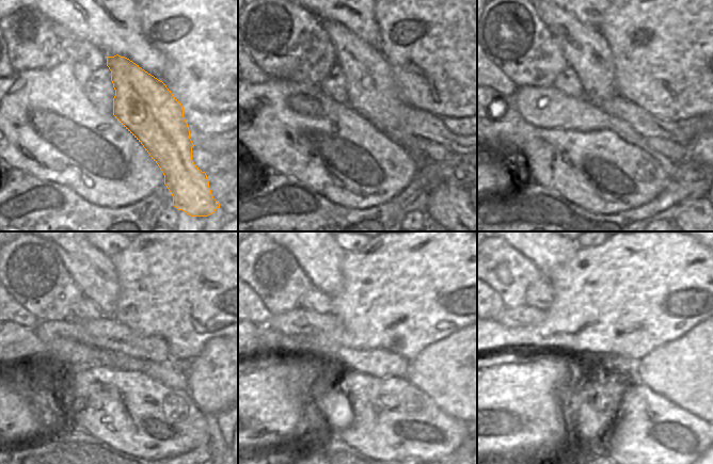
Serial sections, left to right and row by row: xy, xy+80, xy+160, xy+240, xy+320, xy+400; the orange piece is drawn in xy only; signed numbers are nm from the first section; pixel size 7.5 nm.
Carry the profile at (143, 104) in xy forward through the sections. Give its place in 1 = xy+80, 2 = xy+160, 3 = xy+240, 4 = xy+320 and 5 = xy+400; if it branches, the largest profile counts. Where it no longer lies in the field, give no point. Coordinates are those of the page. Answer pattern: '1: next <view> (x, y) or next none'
1: next xy+80 (369, 84)
2: next xy+160 (587, 52)
3: next xy+240 (94, 273)
4: next xy+320 (320, 257)
5: next xy+400 (548, 253)

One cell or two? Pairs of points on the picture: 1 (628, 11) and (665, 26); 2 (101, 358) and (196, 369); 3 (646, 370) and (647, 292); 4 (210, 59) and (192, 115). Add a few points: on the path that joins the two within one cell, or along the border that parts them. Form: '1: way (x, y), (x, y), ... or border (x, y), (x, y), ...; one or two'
1: way (637, 20), (642, 25), (655, 26); one
2: border (185, 372), (188, 390); two
3: border (667, 341), (654, 348), (636, 362); two
4: border (184, 107), (219, 112); two

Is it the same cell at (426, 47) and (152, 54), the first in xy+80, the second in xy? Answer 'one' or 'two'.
two

